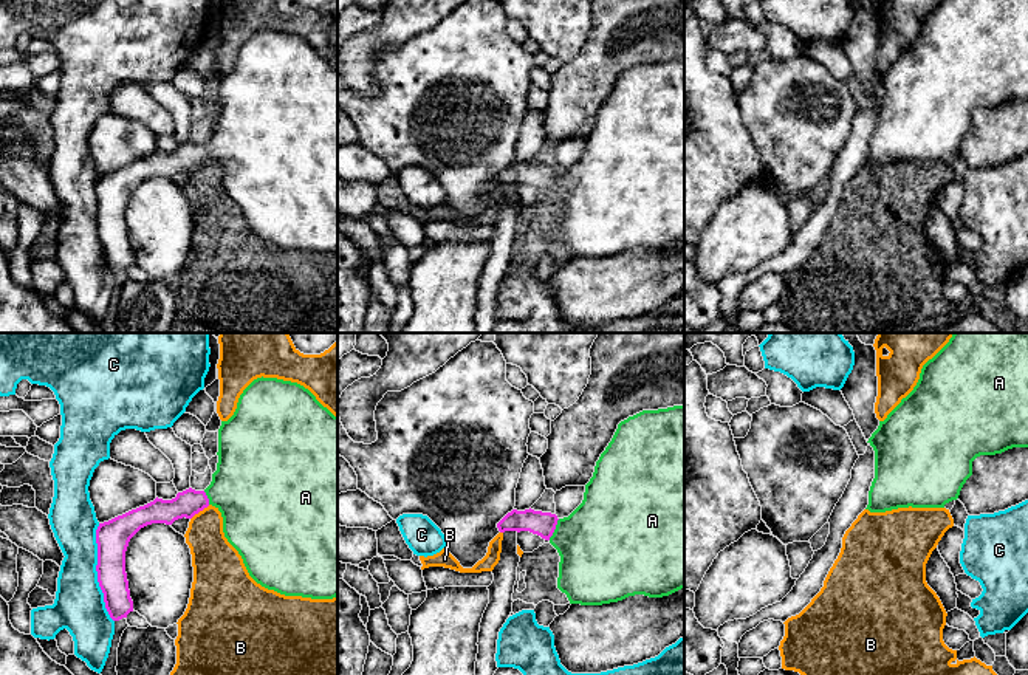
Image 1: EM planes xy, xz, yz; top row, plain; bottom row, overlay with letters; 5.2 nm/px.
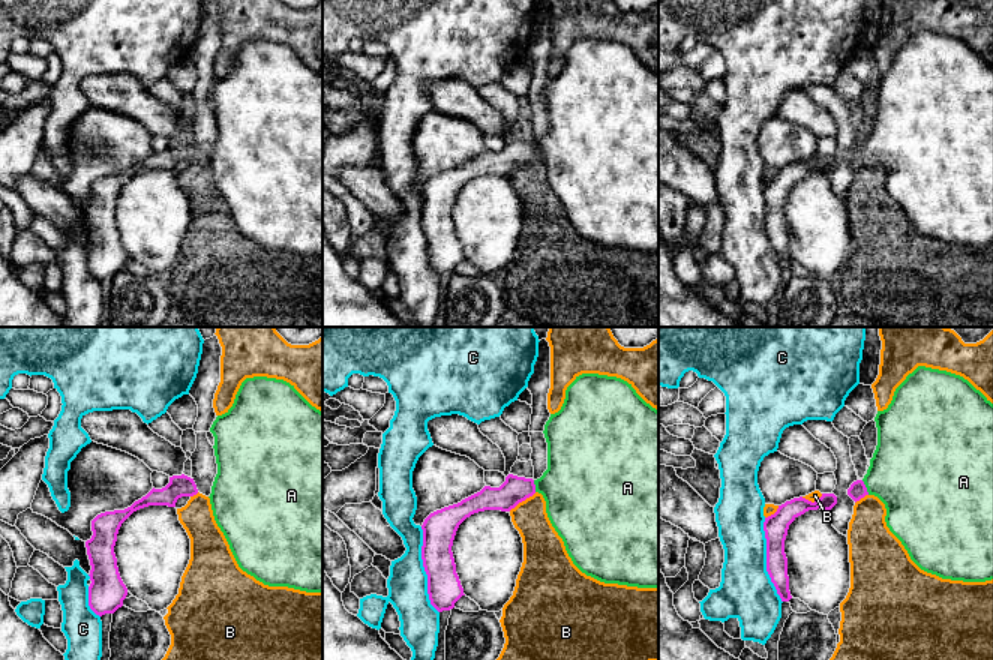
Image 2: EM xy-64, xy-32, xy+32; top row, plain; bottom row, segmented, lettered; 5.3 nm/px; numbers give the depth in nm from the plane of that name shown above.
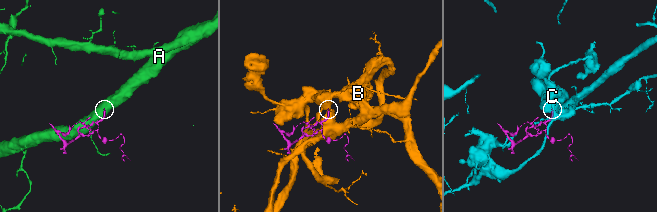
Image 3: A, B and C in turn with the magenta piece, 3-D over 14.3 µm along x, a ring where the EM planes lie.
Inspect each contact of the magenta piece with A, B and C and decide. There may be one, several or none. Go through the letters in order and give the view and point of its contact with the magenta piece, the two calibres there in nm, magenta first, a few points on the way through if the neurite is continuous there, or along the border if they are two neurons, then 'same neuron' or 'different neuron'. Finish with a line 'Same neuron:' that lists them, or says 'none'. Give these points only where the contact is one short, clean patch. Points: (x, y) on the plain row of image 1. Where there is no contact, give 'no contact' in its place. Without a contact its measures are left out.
A: xz (555, 181) | 130/440 nm | across xz (542, 177), (555, 181), (564, 188), (599, 197) | same neuron
B: xy (200, 163) | 140/220 nm | different neuron
C: xy (98, 226) | 170/260 nm | different neuron
Same neuron: A

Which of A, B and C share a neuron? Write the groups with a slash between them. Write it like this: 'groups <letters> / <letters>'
groups A / B / C

